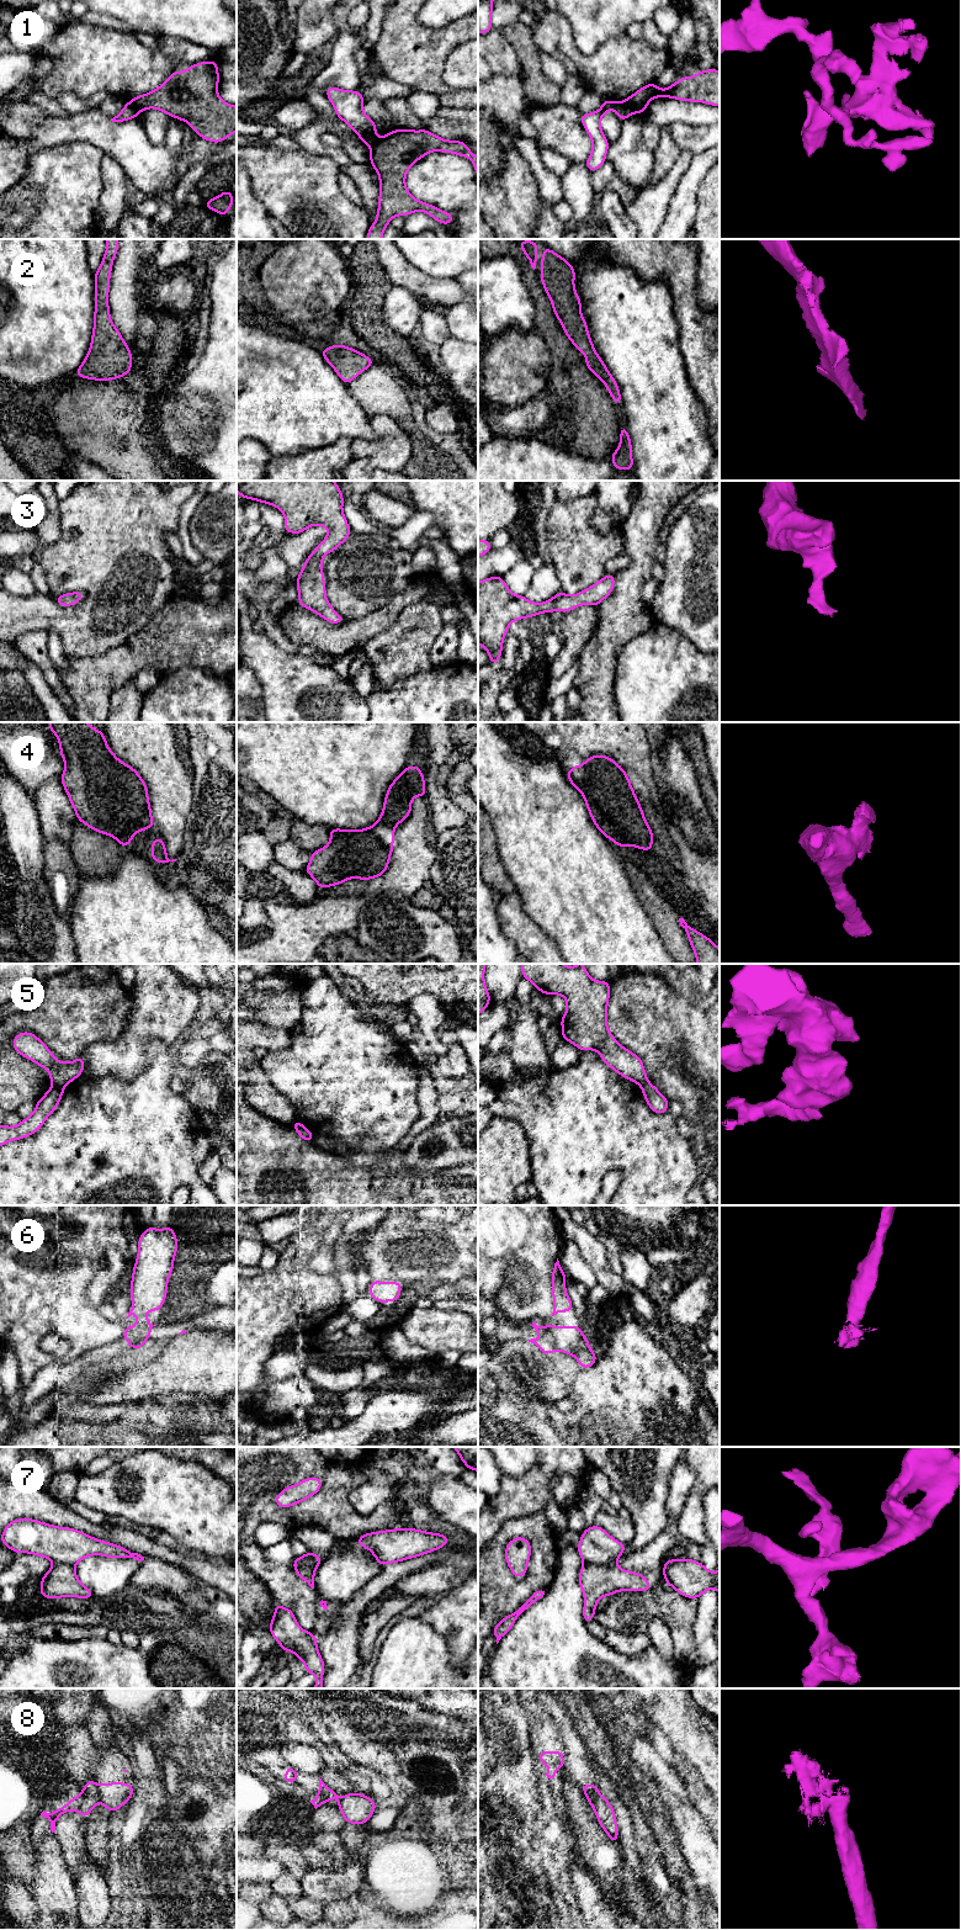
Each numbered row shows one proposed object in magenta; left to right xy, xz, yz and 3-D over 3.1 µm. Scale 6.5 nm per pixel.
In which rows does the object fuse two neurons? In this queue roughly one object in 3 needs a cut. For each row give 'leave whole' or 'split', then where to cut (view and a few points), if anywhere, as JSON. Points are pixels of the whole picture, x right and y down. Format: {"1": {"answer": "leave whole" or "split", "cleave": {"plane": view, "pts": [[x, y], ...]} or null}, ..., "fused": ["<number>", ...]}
{"1": {"answer": "split", "cleave": {"plane": "xy", "pts": [[129, 101], [139, 111]]}}, "2": {"answer": "leave whole", "cleave": null}, "3": {"answer": "leave whole", "cleave": null}, "4": {"answer": "leave whole", "cleave": null}, "5": {"answer": "split", "cleave": {"plane": "xy", "pts": [[64, 1085], [53, 1087]]}}, "6": {"answer": "leave whole", "cleave": null}, "7": {"answer": "split", "cleave": {"plane": "yz", "pts": [[584, 1563], [612, 1564]]}}, "8": {"answer": "split", "cleave": {"plane": "xy", "pts": [[96, 1785], [99, 1799]]}}, "fused": ["1", "5", "7", "8"]}

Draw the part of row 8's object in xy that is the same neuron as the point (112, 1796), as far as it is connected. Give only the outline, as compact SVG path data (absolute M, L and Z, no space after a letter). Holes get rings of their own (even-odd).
M115 1781L113 1783L100 1783L99 1801L111 1813L118 1810L126 1804L134 1793L133 1783L121 1783Z

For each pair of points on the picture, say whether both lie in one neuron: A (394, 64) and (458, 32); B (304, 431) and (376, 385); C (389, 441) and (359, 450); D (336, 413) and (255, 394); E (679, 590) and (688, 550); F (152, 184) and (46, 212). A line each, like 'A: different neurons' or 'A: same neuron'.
A: same neuron
B: different neurons
C: same neuron
D: same neuron
E: same neuron
F: different neurons

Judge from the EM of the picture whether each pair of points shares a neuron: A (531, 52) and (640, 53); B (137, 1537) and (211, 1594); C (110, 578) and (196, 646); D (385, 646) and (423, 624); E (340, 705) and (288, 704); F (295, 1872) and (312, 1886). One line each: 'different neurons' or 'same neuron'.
A: different neurons
B: different neurons
C: different neurons
D: same neuron
E: same neuron
F: different neurons

